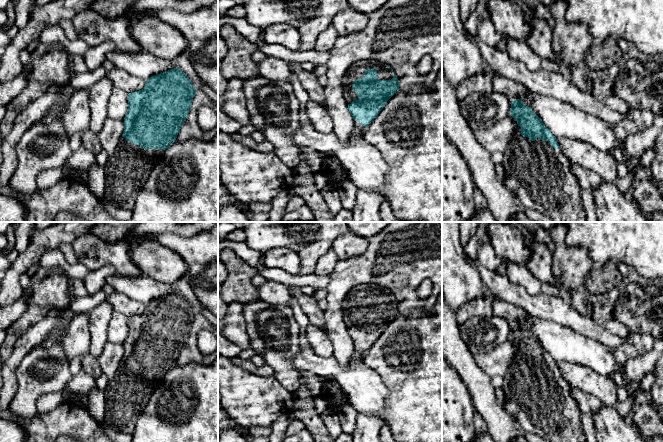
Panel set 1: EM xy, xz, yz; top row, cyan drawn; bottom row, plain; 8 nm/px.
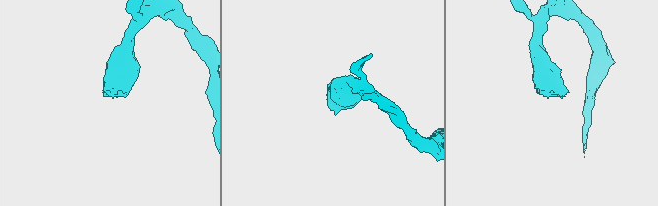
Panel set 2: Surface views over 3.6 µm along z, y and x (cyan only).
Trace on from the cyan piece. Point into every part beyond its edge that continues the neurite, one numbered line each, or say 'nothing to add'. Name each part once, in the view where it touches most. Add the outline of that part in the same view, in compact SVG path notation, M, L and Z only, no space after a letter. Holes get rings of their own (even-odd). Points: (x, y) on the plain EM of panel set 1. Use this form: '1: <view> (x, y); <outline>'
1: xz (356, 294); M361 284L353 287L346 295L342 308L343 320L347 328L351 328L353 324L358 324L357 317L352 313L353 306L365 300L366 293L377 294L377 301L379 304L391 304L394 301L394 296L387 291L385 287L375 284Z

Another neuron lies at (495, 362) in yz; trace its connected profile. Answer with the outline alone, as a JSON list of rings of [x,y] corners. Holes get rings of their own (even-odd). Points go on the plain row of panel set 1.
[[[509,338],[494,349],[474,355],[474,361],[490,378],[504,376],[518,352],[517,345]]]

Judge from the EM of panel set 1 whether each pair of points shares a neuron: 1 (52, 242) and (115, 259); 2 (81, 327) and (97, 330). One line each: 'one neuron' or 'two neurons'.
1: two neurons
2: two neurons

